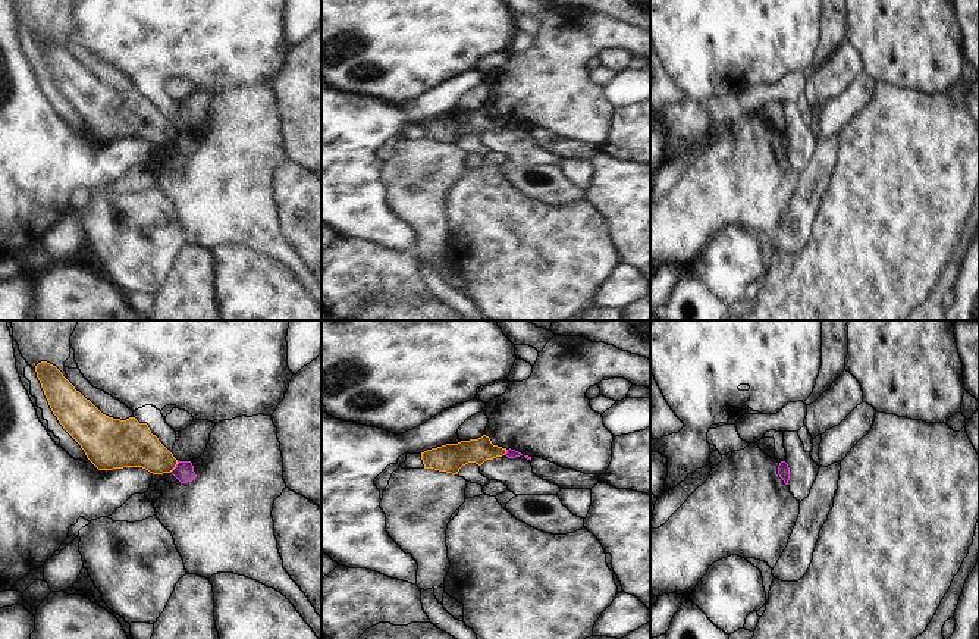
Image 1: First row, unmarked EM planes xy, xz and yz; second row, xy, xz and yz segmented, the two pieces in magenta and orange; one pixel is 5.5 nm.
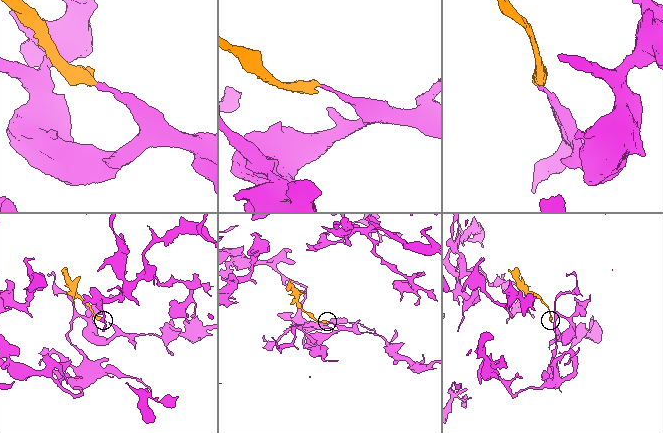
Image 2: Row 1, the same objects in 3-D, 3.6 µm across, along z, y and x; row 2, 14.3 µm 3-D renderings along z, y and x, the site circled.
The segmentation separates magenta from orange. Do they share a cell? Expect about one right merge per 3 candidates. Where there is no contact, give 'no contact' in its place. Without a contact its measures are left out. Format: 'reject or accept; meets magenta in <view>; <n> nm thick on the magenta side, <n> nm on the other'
reject; meets magenta in xy; 110 nm thick on the magenta side, 220 nm on the other

